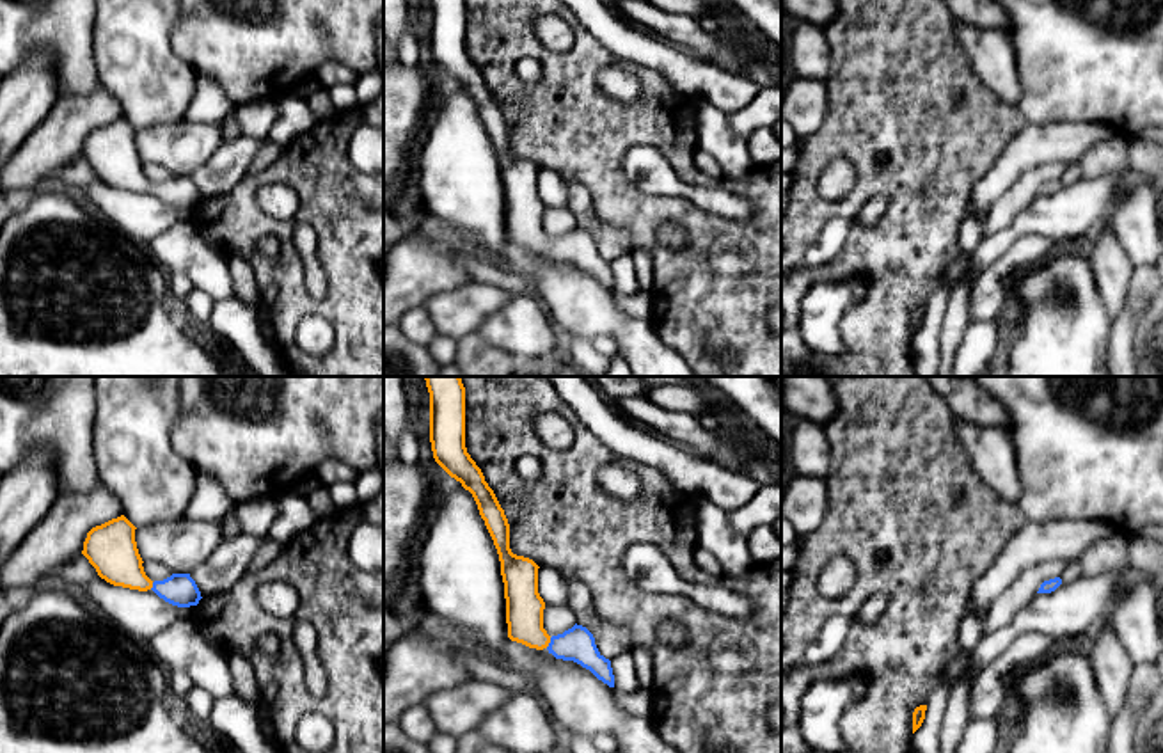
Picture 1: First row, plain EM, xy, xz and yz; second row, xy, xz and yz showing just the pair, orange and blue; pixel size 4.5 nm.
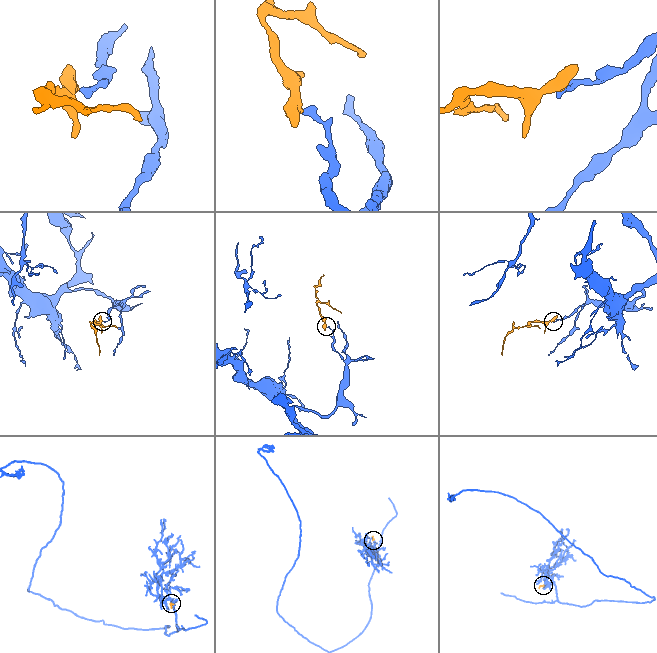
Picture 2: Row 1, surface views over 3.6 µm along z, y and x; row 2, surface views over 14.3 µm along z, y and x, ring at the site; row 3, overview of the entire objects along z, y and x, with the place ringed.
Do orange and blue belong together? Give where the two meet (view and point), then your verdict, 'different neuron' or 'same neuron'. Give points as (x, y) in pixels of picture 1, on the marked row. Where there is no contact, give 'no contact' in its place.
xz (549, 642) | same neuron

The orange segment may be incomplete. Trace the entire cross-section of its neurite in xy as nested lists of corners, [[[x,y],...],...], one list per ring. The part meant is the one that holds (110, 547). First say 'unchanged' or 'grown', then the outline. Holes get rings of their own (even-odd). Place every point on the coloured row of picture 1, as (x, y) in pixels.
grown | [[[124,515],[96,526],[87,533],[82,554],[98,575],[114,586],[153,590],[160,598],[178,607],[197,606],[202,597],[190,574],[172,574],[154,583],[146,575],[135,529]]]

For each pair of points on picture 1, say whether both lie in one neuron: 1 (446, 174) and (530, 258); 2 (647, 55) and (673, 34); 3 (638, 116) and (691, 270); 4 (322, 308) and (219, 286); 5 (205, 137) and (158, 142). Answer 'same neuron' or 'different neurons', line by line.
1: same neuron
2: different neurons
3: same neuron
4: different neurons
5: same neuron

